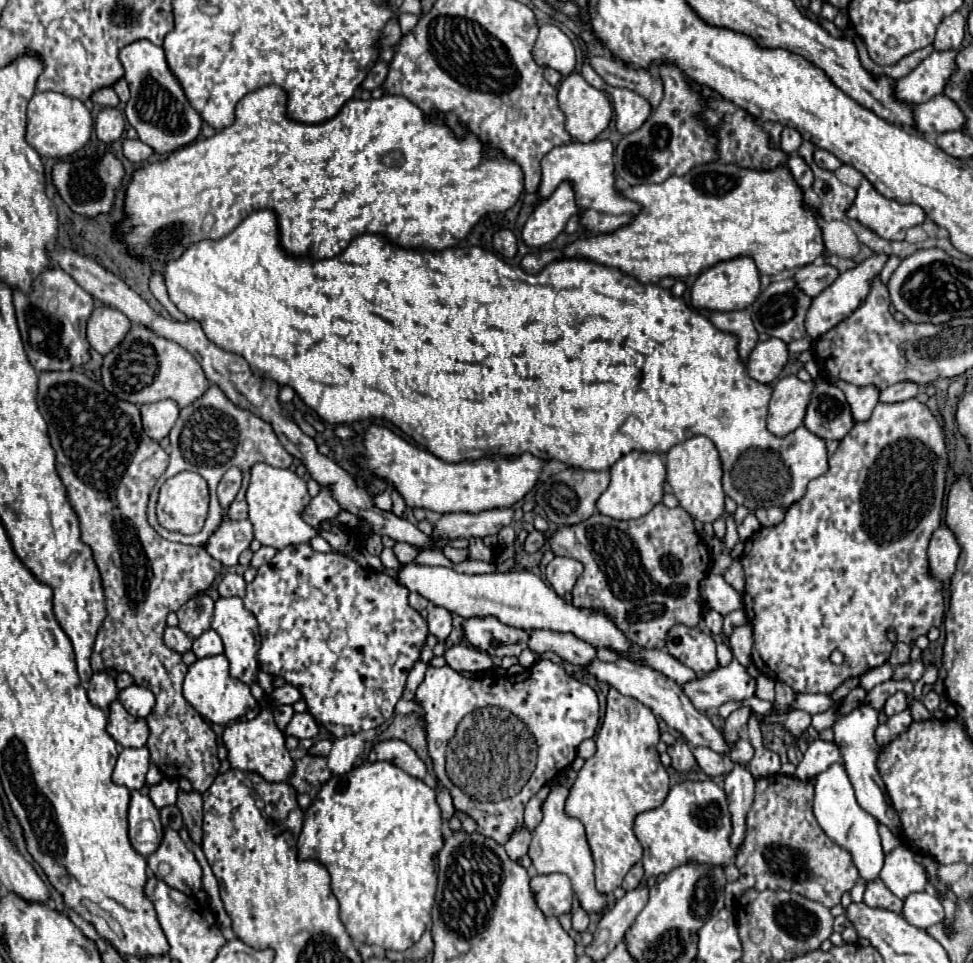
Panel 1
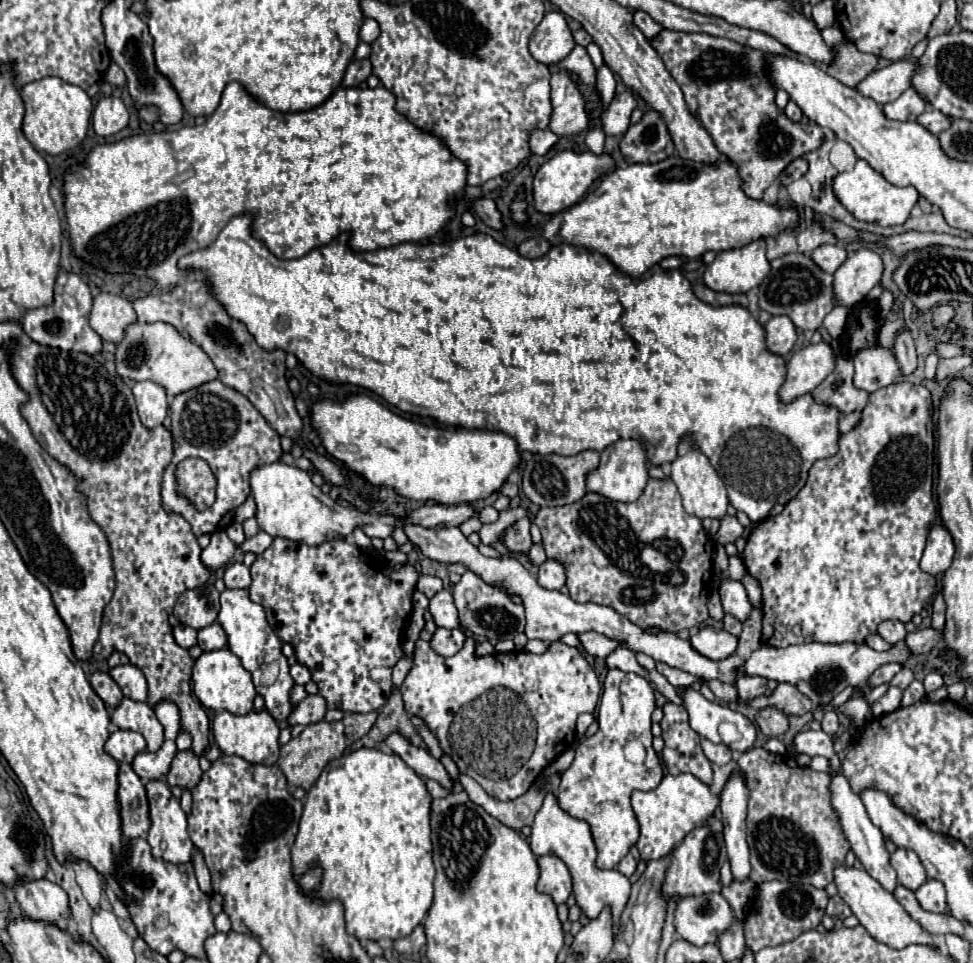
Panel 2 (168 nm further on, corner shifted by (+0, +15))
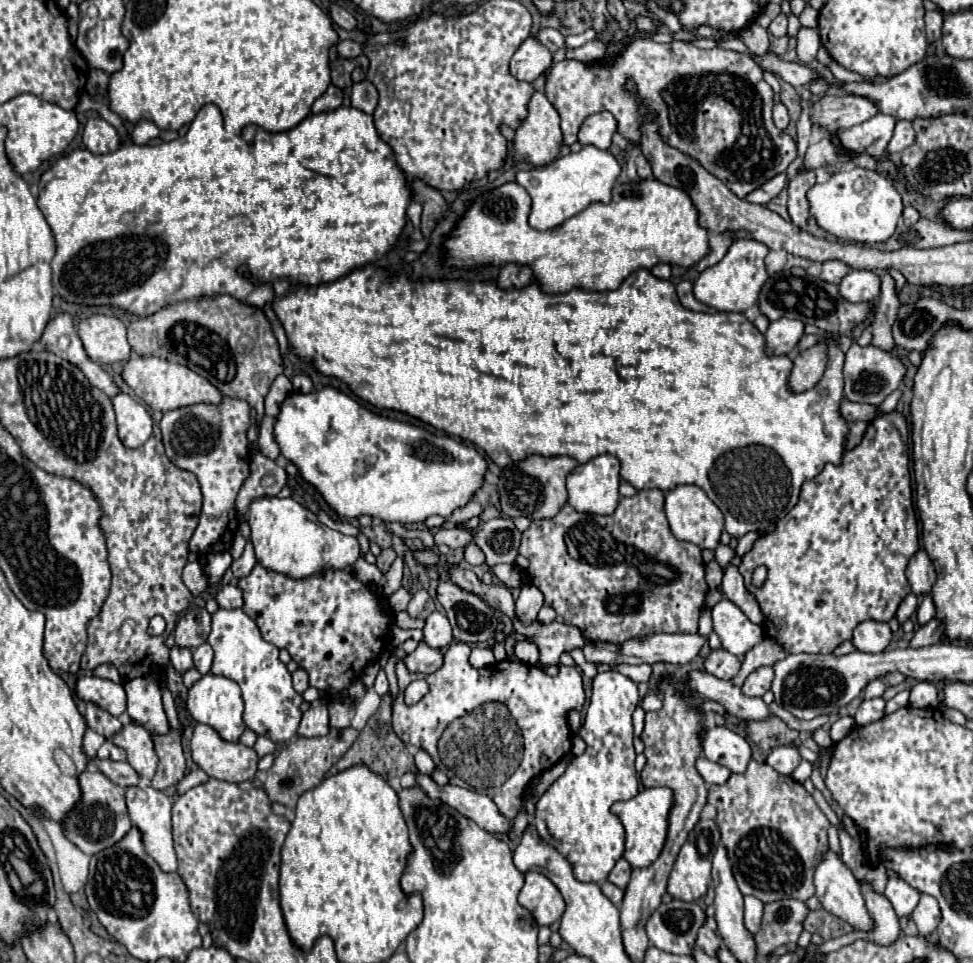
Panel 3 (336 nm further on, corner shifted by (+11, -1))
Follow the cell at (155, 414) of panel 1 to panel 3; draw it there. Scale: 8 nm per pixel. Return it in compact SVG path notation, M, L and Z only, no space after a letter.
M120 394L112 398L112 402L122 444L126 448L140 448L152 436L152 418L148 410L128 394Z

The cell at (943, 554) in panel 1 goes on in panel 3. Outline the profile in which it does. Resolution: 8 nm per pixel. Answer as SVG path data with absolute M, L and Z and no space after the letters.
M918 550L906 568L906 578L914 594L928 594L936 582L936 570L924 550Z

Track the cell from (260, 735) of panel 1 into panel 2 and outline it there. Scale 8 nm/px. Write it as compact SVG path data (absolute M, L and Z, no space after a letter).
M251 710L249 714L237 716L231 712L219 712L213 718L213 736L223 754L235 754L245 758L251 764L265 764L271 766L279 760L279 726L275 718L267 710Z

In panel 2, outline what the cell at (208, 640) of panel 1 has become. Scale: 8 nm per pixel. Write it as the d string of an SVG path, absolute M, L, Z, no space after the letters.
M213 622L213 624L209 624L209 626L205 626L205 628L201 628L197 632L197 644L205 652L221 650L221 648L227 646L227 634L225 634L225 630L217 622Z

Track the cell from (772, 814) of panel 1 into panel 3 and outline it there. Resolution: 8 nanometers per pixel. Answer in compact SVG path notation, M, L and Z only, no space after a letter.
M752 760L744 774L730 774L726 784L710 786L708 802L718 810L716 822L722 830L722 846L728 852L732 872L742 894L752 894L762 902L776 902L784 898L808 900L814 896L812 876L816 864L820 862L820 852L824 852L828 846L826 830L830 822L800 782L796 782L792 776L778 774L766 762Z

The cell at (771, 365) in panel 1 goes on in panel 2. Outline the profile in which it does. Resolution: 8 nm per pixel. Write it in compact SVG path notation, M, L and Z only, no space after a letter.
M773 316L765 324L765 334L767 334L767 338L765 338L767 350L777 356L787 356L797 340L795 326L791 324L791 320L787 316Z

